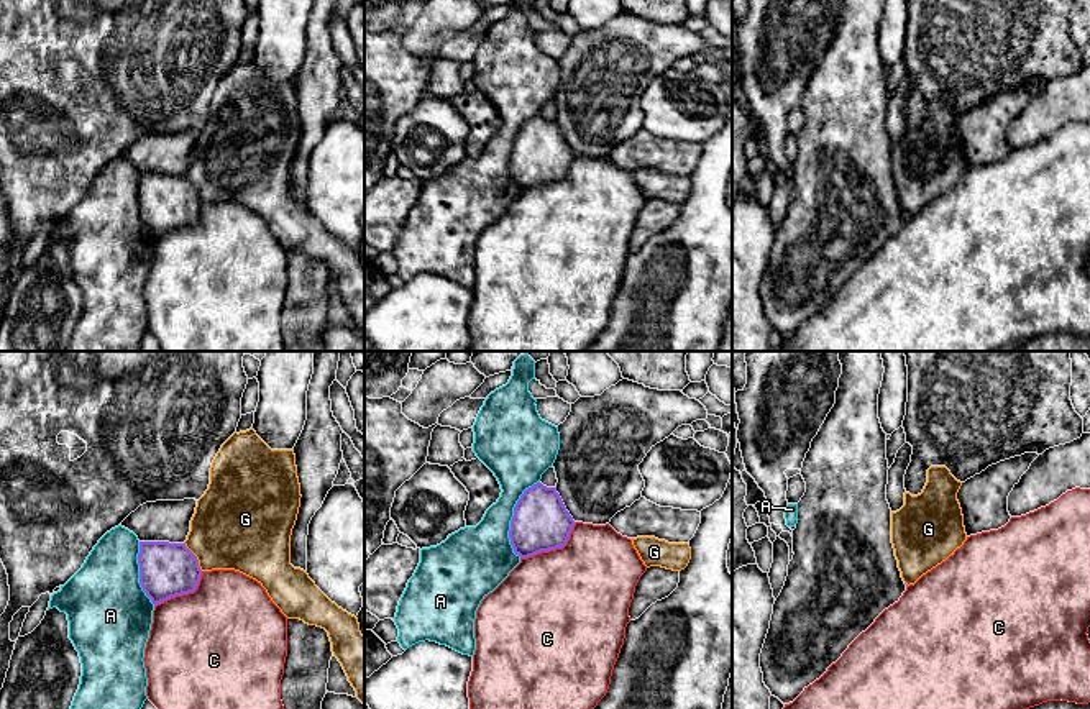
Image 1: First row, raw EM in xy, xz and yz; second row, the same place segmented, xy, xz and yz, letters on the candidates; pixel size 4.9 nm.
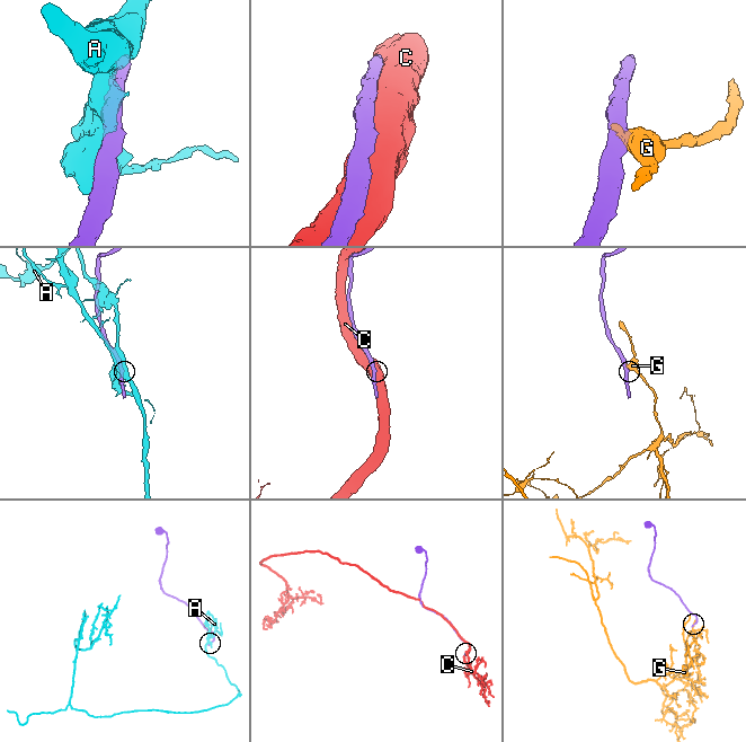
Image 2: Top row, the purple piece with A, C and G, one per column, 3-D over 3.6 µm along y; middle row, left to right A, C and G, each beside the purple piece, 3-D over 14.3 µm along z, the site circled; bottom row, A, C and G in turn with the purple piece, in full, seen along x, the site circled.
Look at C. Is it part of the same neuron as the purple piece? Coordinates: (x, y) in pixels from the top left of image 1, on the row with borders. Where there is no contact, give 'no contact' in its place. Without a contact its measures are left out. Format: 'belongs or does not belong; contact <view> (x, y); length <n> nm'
belongs; contact xz (554, 548); length 340 nm

